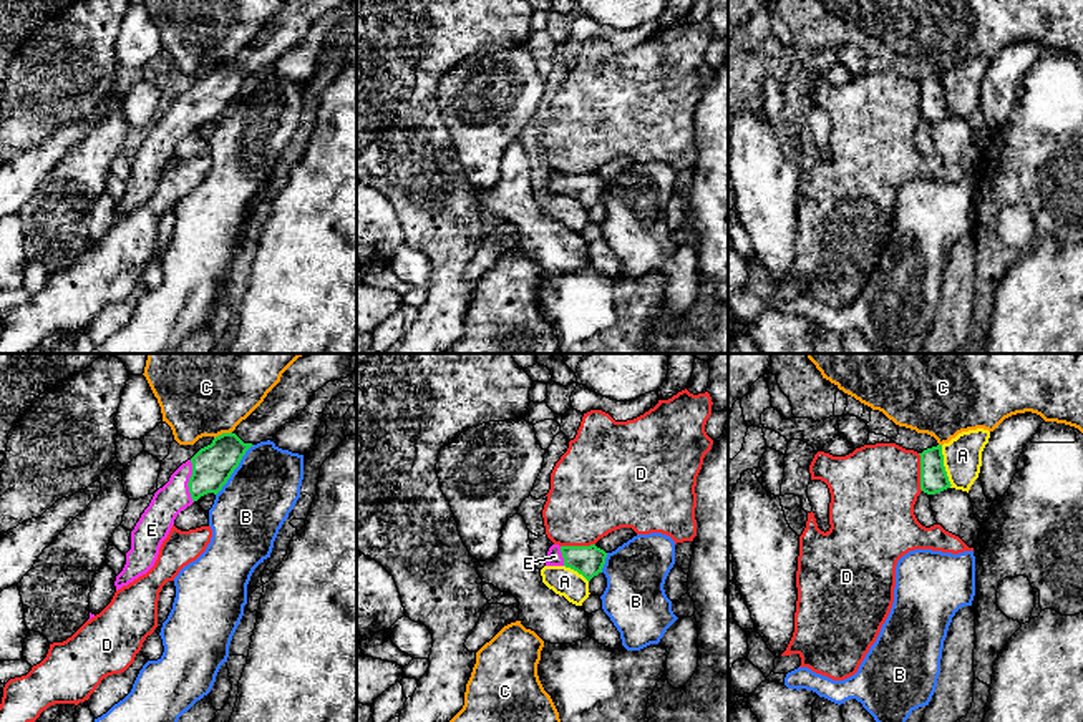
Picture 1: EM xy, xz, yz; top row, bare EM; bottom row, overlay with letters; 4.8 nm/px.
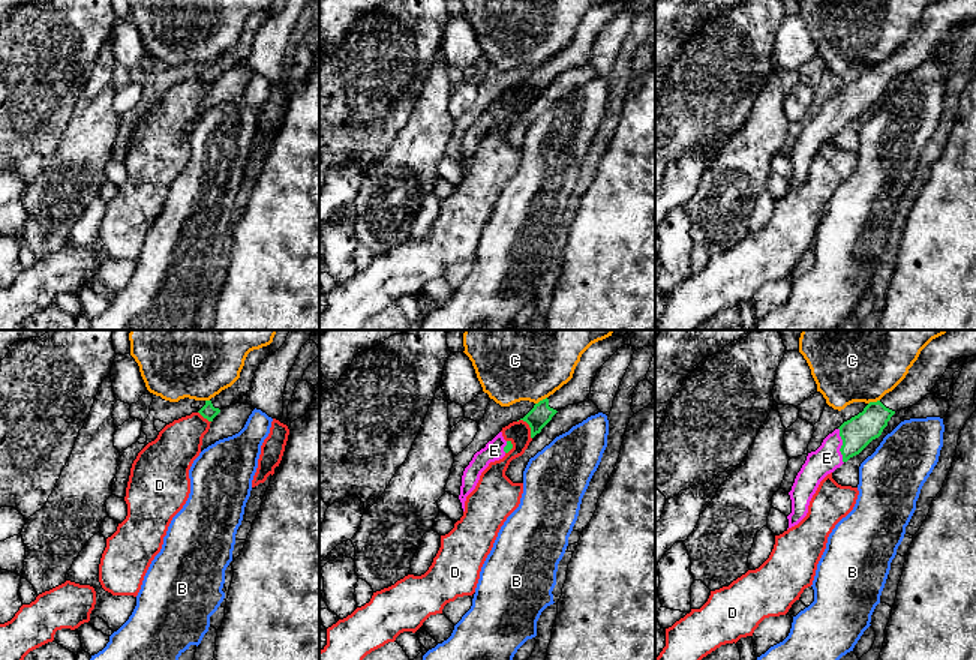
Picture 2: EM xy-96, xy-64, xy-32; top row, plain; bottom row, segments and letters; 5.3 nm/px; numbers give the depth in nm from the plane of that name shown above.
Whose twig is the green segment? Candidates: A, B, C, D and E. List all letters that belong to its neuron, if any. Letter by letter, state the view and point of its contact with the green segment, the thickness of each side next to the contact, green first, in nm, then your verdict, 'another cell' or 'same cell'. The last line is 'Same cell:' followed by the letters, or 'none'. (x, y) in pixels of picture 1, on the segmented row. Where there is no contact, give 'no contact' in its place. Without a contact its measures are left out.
A: meets green in yz at (944, 467); 130 nm thick on the green side, 190 nm on the other; another cell
B: meets green in xy at (234, 468); 200 nm thick on the green side, 340 nm on the other; another cell
C: meets green in xy at (223, 434); 200 nm thick on the green side, 480 nm on the other; another cell
D: meets green in yz at (921, 472); 130 nm thick on the green side, 420 nm on the other; another cell
E: meets green in xy at (189, 482); 200 nm thick on the green side, 160 nm on the other; same cell
Same cell: E

